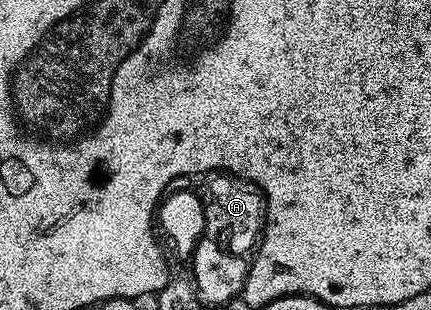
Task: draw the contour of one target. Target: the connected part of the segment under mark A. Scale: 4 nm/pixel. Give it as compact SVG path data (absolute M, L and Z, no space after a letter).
M218 165L199 169L199 207L203 217L203 243L213 243L225 255L241 261L245 276L253 272L261 258L262 238L272 219L268 211L268 192L256 178L233 167Z

